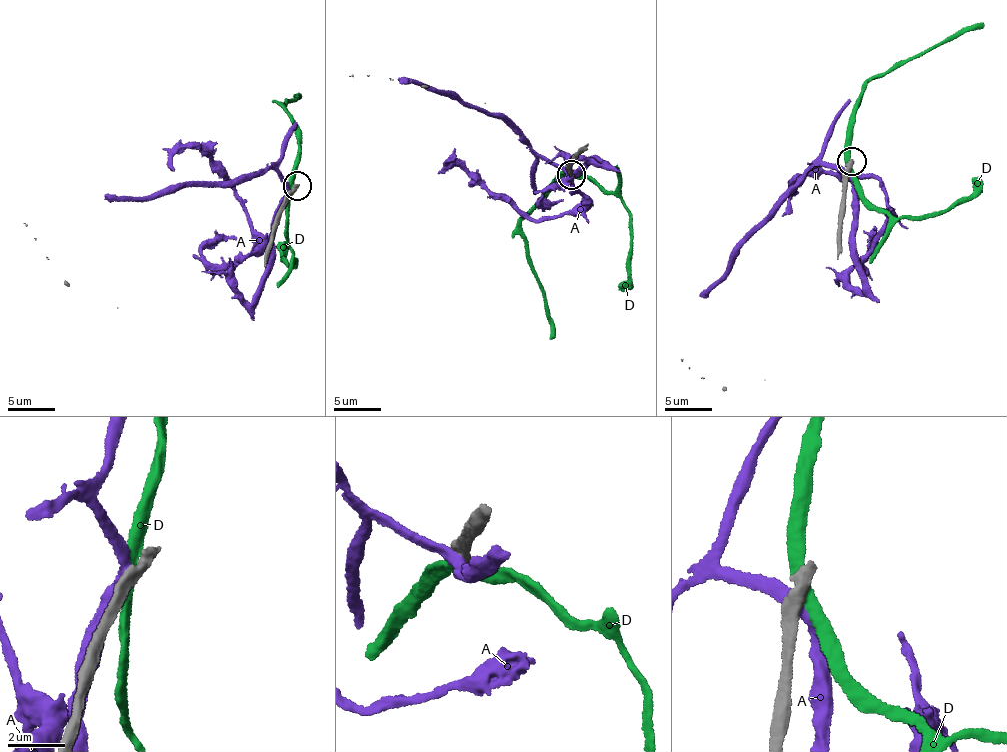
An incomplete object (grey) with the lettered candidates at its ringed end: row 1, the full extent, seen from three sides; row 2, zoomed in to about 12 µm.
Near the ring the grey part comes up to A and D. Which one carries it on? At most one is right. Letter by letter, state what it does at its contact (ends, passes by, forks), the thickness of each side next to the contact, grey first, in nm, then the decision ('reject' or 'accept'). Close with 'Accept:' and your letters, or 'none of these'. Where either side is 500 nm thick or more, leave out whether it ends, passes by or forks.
A: it passes by; calibres 400 and 360 nm; reject
D: calibres 550 and 340 nm; reject
Accept: none of these

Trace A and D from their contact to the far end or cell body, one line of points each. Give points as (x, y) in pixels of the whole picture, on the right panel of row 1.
A: (844, 173), (865, 290), (849, 283), (850, 269), (870, 253), (886, 219), (878, 180), (806, 176), (781, 215)
D: (849, 168), (852, 108), (863, 88), (966, 28), (983, 23)

